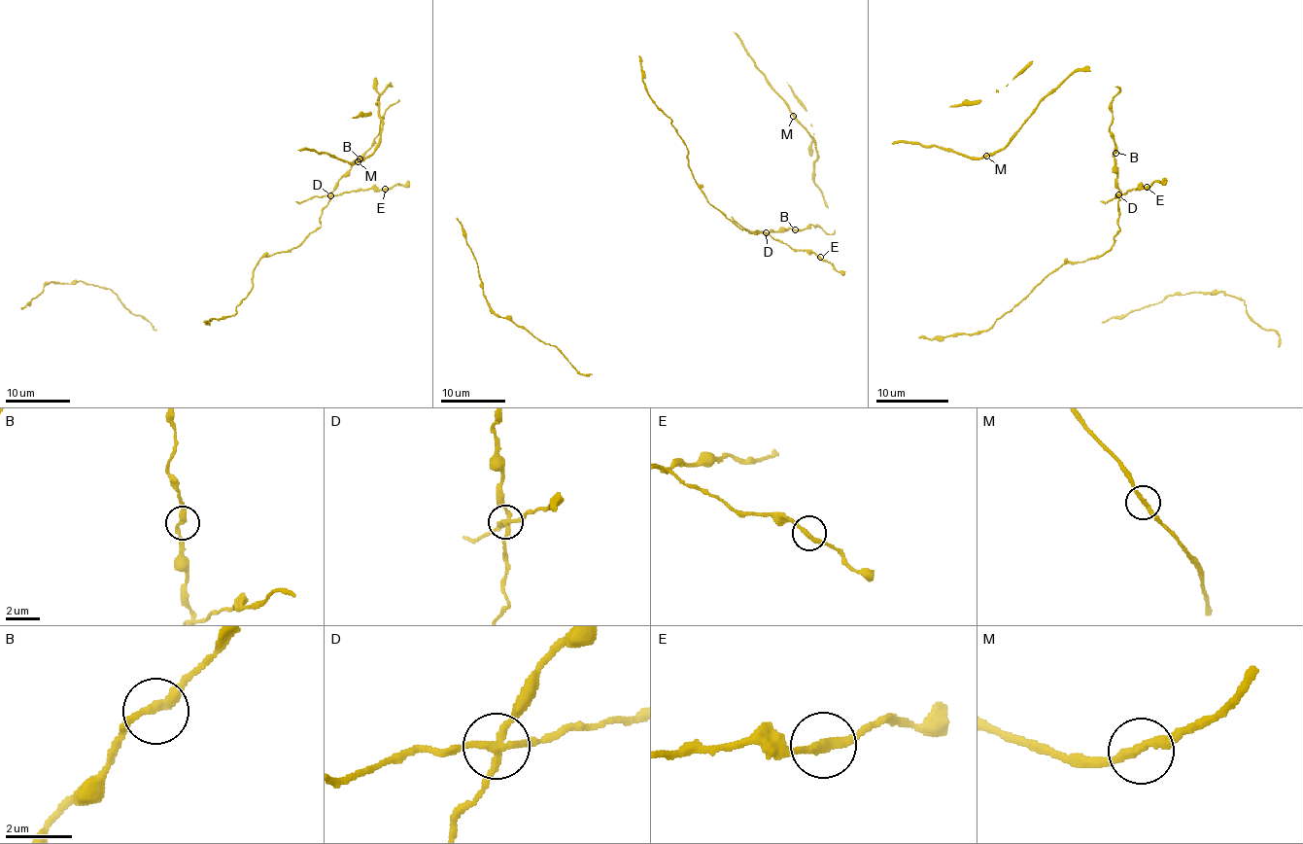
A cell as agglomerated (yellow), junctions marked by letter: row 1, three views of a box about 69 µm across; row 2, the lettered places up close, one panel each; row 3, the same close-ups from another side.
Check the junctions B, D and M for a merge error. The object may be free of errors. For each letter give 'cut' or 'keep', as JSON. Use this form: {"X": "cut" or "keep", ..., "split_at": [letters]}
{"B": "keep", "D": "cut", "M": "keep", "split_at": ["D"]}

